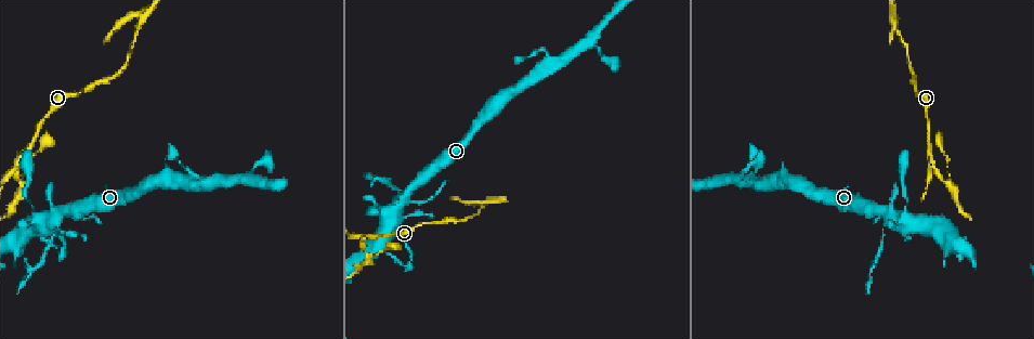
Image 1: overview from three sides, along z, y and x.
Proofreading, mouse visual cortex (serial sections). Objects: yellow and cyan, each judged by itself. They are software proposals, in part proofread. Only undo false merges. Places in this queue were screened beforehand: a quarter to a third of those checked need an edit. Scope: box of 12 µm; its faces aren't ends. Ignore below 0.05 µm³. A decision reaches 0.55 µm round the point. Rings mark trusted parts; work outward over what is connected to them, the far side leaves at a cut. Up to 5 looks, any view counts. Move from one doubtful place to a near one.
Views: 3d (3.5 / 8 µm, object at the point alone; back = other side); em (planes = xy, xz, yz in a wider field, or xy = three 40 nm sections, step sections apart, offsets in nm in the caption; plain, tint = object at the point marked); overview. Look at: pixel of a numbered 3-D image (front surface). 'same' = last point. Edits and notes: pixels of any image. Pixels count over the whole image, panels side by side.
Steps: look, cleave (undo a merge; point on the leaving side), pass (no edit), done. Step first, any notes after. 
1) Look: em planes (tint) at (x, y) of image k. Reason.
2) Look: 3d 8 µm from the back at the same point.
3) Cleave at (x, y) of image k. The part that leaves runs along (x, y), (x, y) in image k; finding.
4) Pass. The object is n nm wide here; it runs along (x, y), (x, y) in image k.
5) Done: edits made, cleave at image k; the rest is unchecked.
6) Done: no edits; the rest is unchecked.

Look: 3d 8 µm at (56, 229) of image 1. Thin neck.

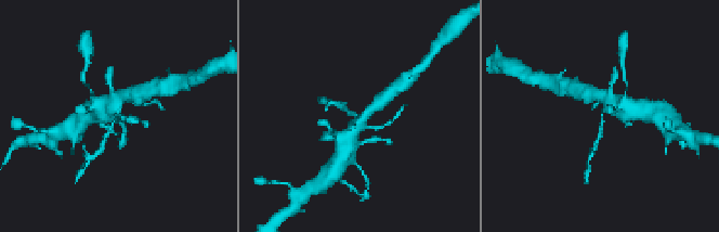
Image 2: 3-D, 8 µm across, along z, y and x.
Look: 3d 3.5 µm at (602, 114) of image 2. Zoom in.

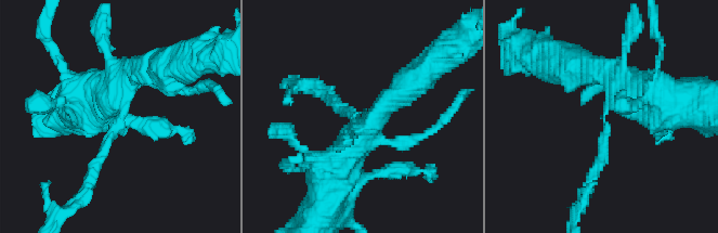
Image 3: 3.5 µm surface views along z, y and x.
Cleave at (604, 154) of image 3. The part that leaves runs along (606, 124), (596, 173), (576, 210) in image 3; a second cell is stuck on.

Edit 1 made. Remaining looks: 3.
Look: overview.

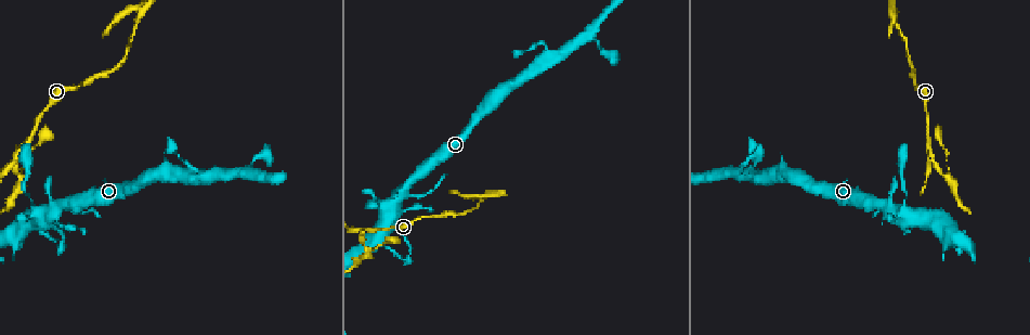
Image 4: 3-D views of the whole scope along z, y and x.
Look: 3d 3.5 µm at (553, 61) of image 4. Branch point.

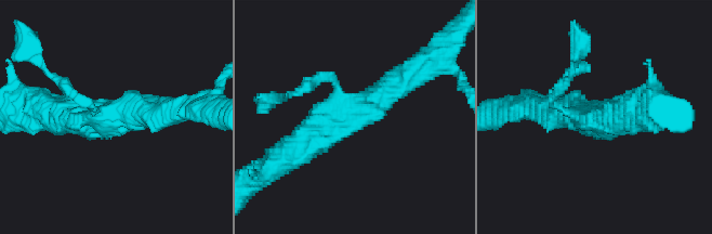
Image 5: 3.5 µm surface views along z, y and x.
Look: em planes (tint) at (107, 118) of image 5. Now the EM.

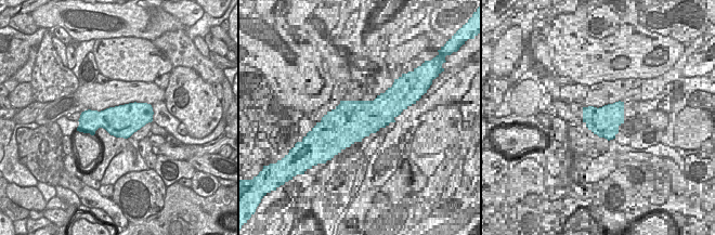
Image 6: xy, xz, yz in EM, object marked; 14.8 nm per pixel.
Pass. 3 arms meet here; it runs along (290, 153), (369, 106), (409, 73) in image 5; continuous, no second cell.

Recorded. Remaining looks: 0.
Done: edits made, cleave at image 3; the rest is unchecked.

